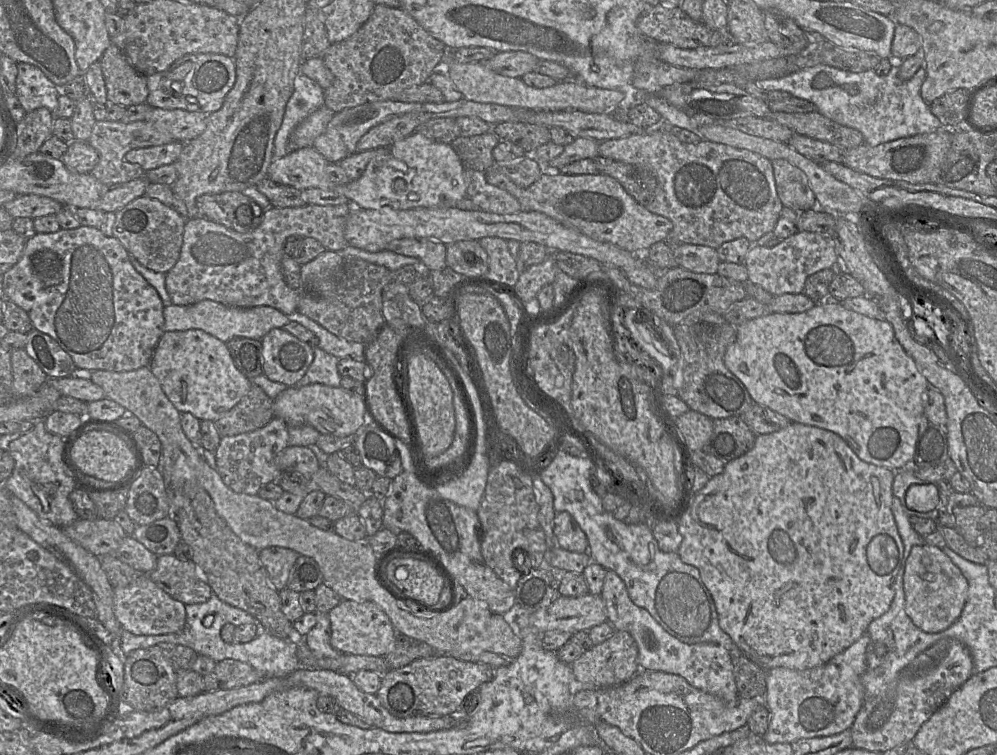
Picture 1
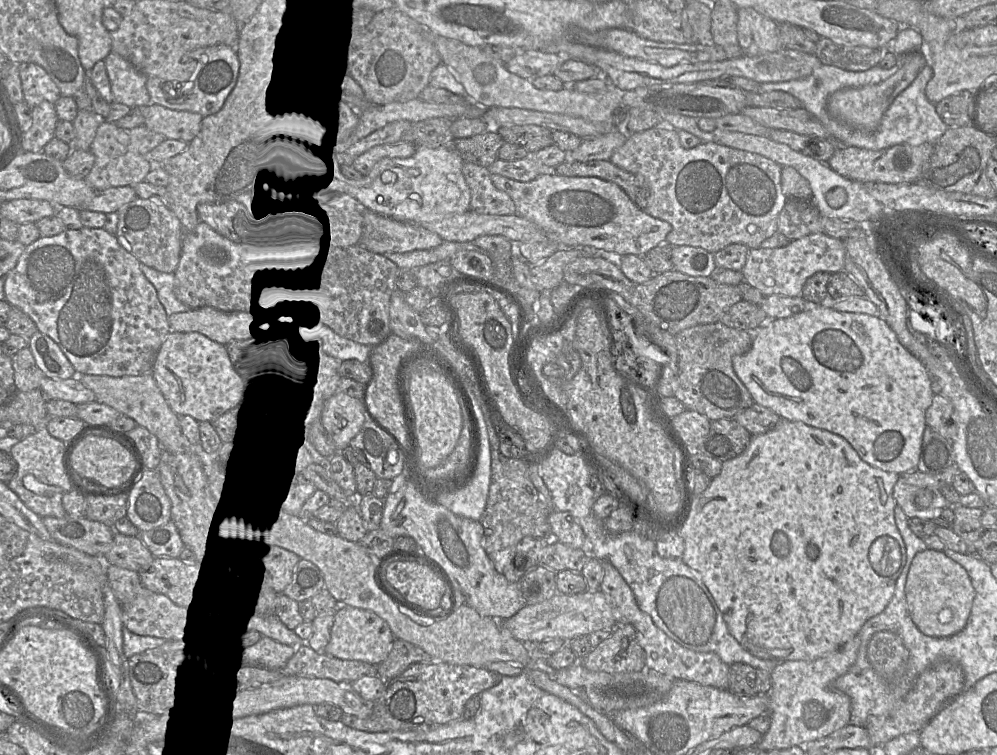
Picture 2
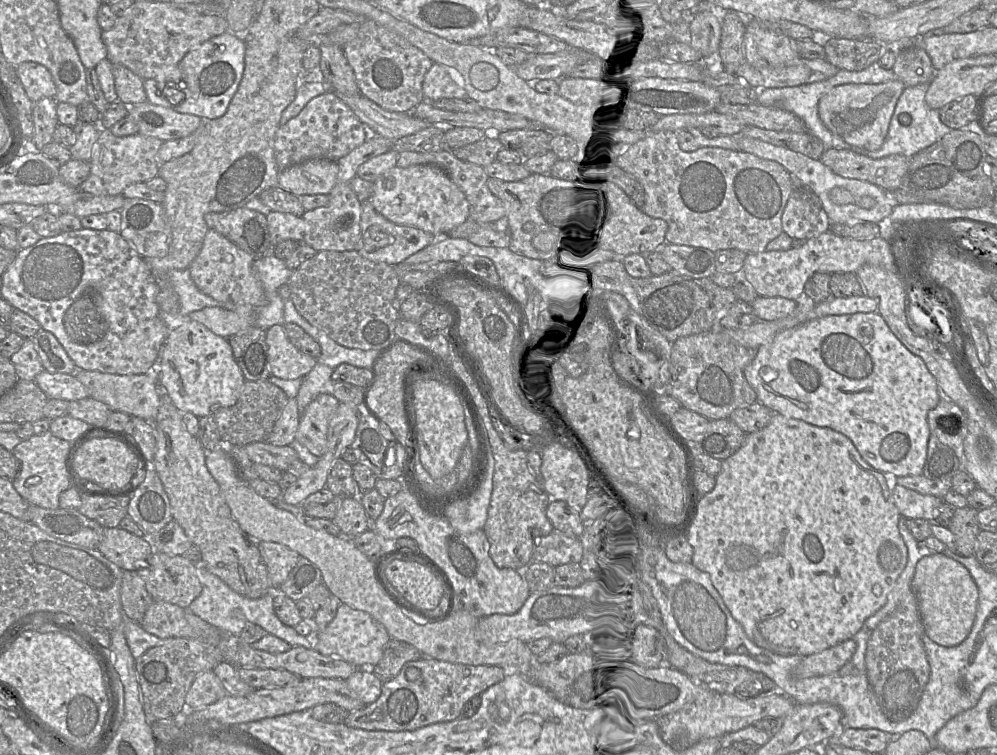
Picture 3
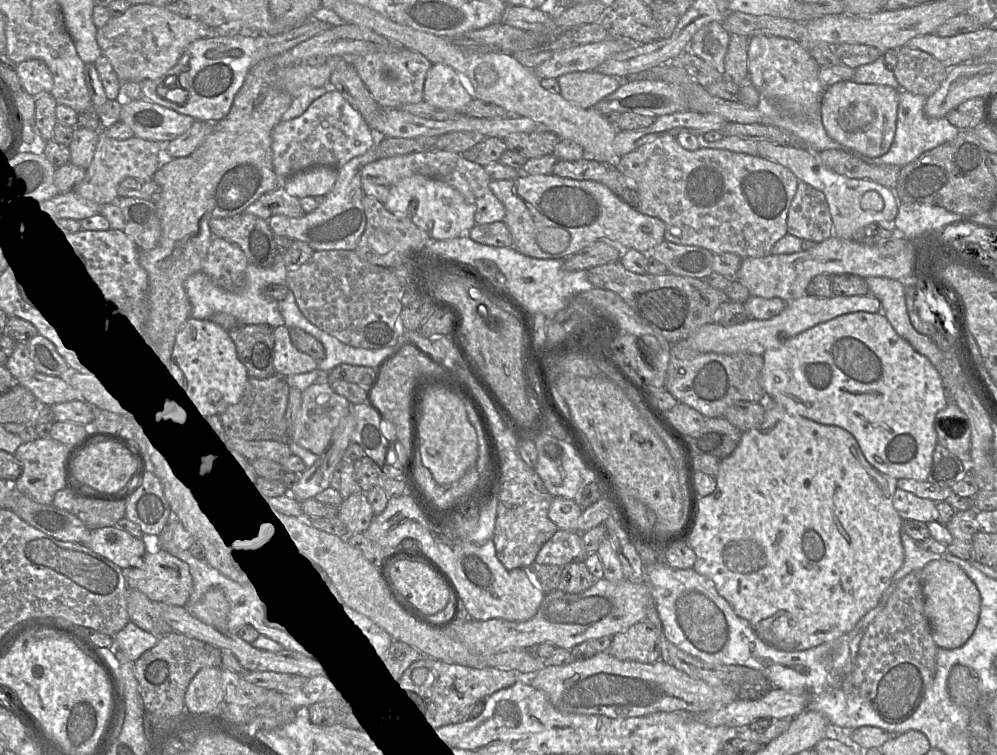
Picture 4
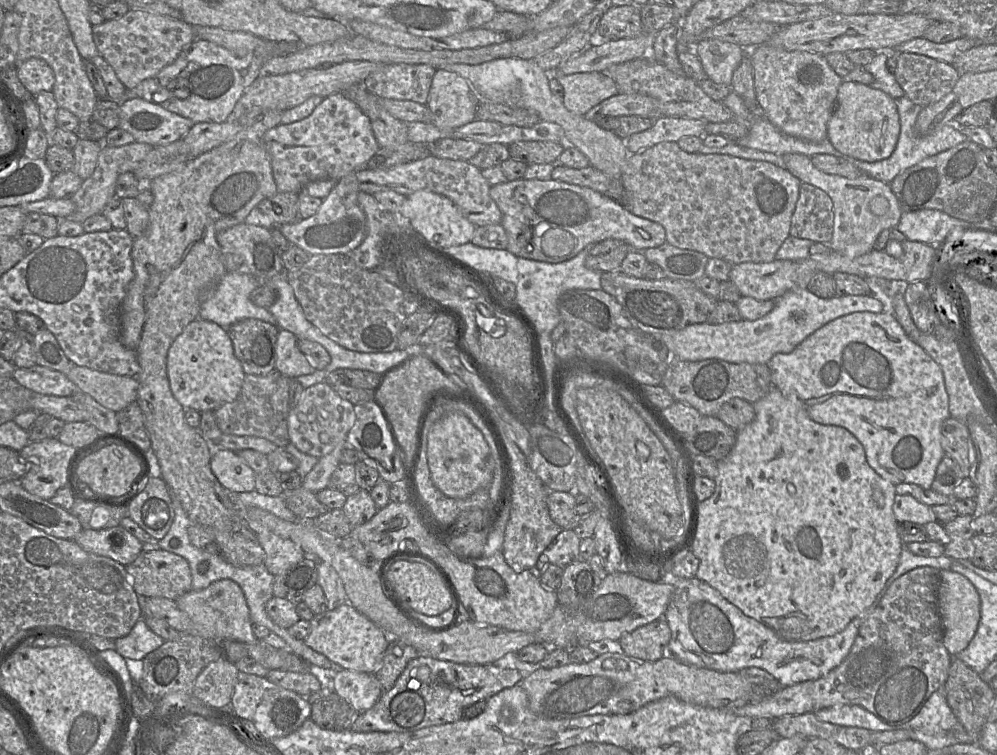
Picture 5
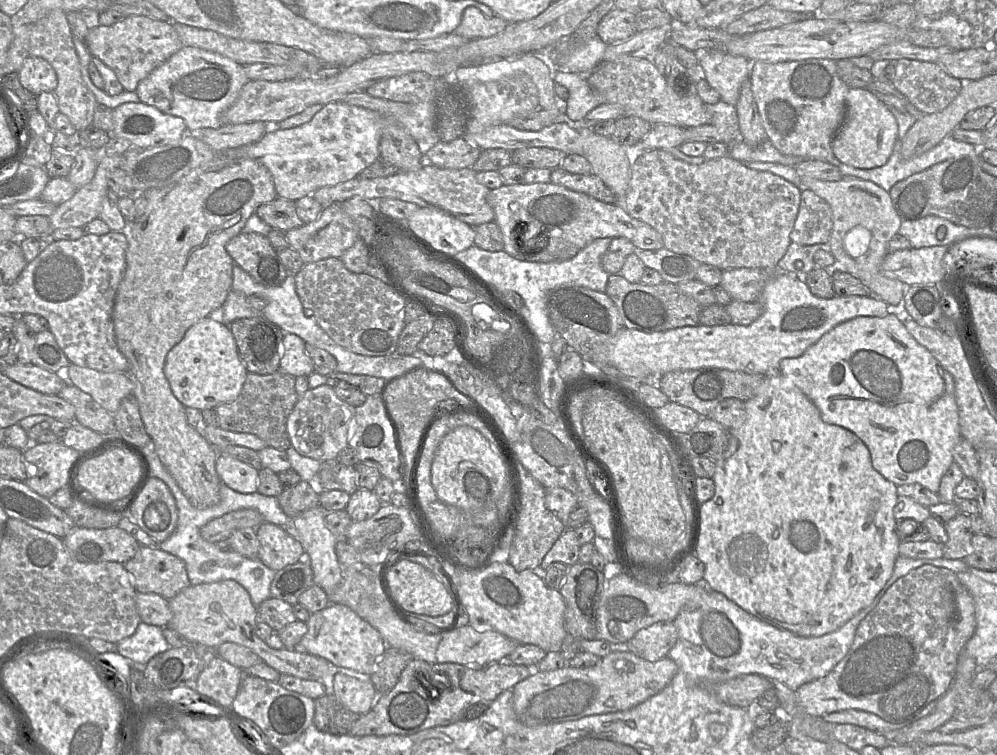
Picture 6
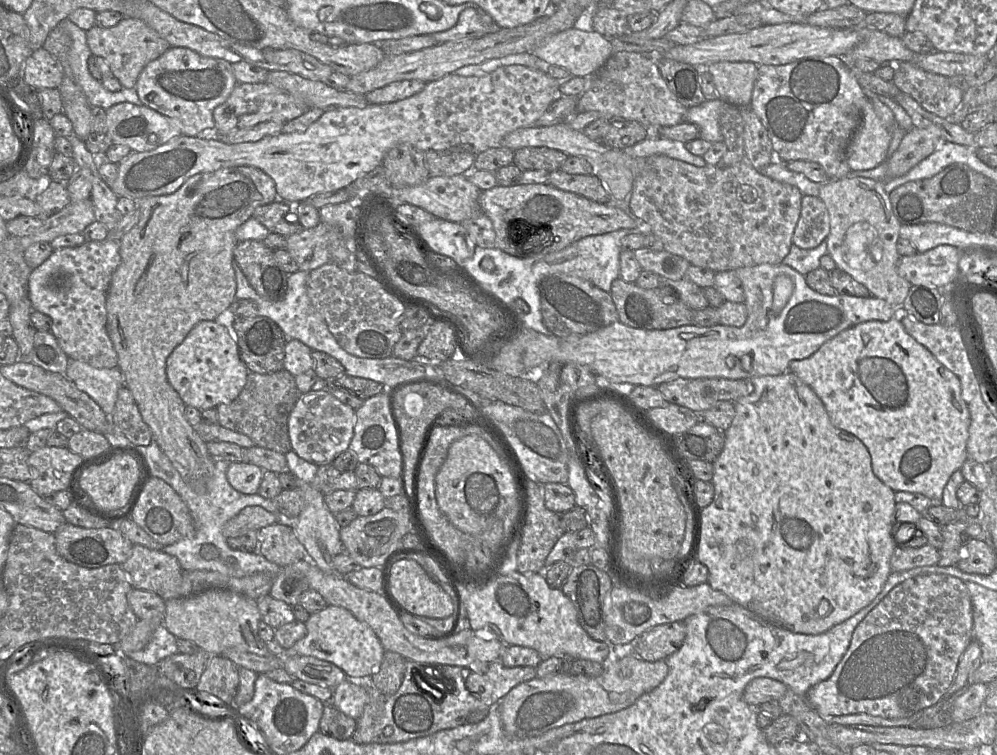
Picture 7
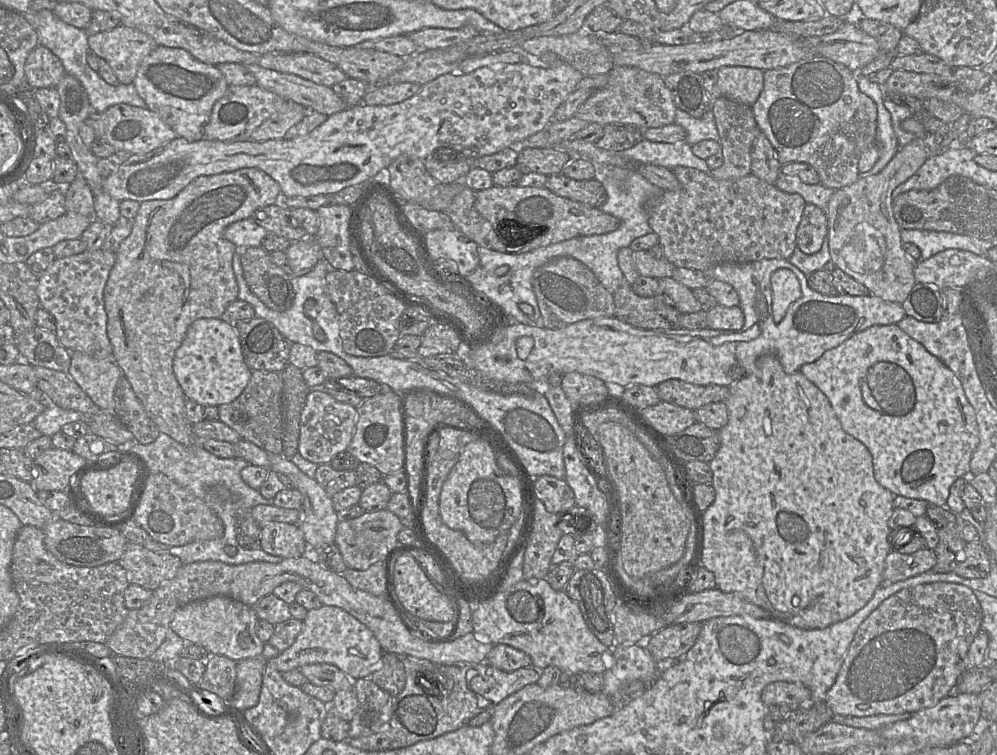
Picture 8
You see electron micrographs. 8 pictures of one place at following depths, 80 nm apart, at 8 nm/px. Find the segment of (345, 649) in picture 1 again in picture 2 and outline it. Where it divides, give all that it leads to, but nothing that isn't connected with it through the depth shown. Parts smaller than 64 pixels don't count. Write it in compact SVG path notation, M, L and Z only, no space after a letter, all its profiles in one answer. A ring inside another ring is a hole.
M339 605L336 608L330 640L324 653L339 659L362 661L377 666L387 658L394 639L388 623L374 612Z

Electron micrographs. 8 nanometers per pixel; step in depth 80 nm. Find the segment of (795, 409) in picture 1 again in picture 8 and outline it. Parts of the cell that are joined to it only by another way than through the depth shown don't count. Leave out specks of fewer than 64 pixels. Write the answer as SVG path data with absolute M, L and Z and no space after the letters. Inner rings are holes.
M897 324L873 325L857 332L837 347L825 351L816 361L803 364L799 372L825 394L844 431L867 447L872 455L875 480L895 496L900 495L907 498L925 500L929 505L945 507L953 482L960 477L969 476L970 460L979 444L979 428L975 411L969 403L963 386L955 373L940 359L930 354L921 343L902 331Z

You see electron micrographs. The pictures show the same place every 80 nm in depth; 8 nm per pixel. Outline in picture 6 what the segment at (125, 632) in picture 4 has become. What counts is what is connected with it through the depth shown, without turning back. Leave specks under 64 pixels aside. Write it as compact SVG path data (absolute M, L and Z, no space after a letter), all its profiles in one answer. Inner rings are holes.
M141 621L133 635L117 643L117 651L135 666L145 666L156 654L170 648L162 628Z

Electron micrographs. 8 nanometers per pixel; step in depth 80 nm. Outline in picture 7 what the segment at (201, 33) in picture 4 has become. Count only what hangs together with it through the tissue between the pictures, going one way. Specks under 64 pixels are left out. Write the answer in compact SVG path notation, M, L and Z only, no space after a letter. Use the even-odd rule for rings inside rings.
M124 17L116 26L110 28L94 25L86 31L86 40L92 55L103 58L122 87L128 89L135 88L140 73L149 62L170 48L164 38L143 20L137 18Z

